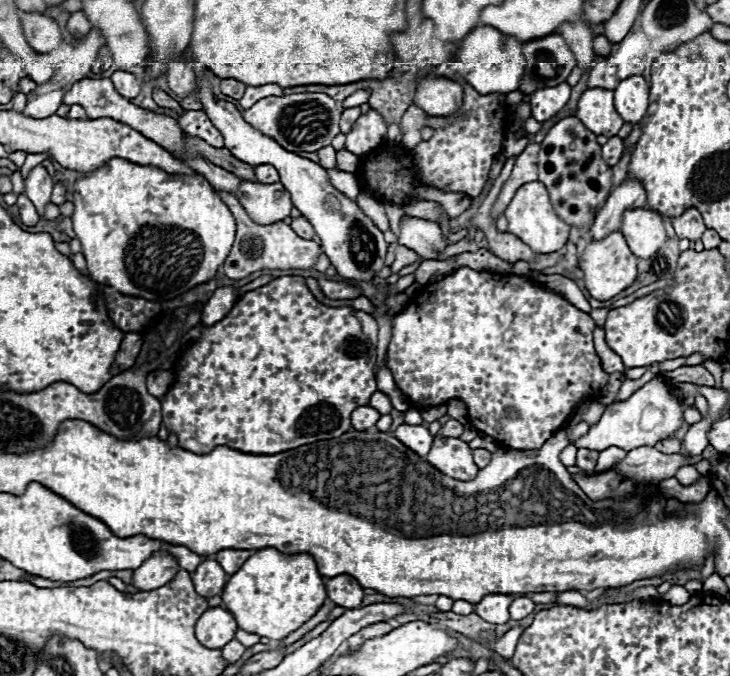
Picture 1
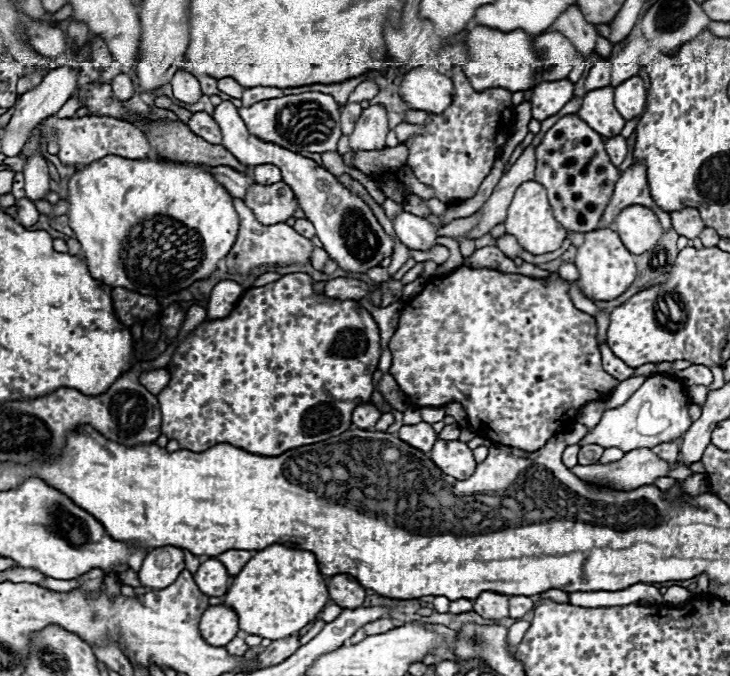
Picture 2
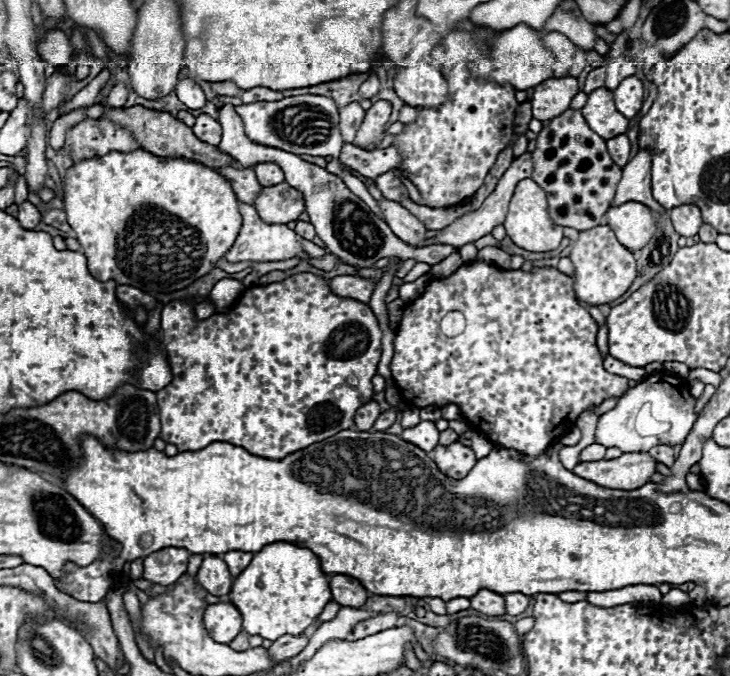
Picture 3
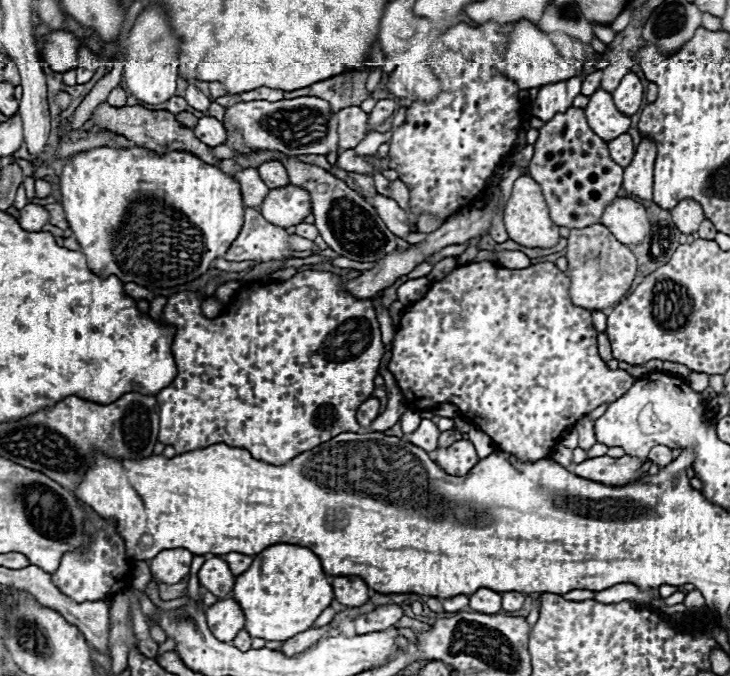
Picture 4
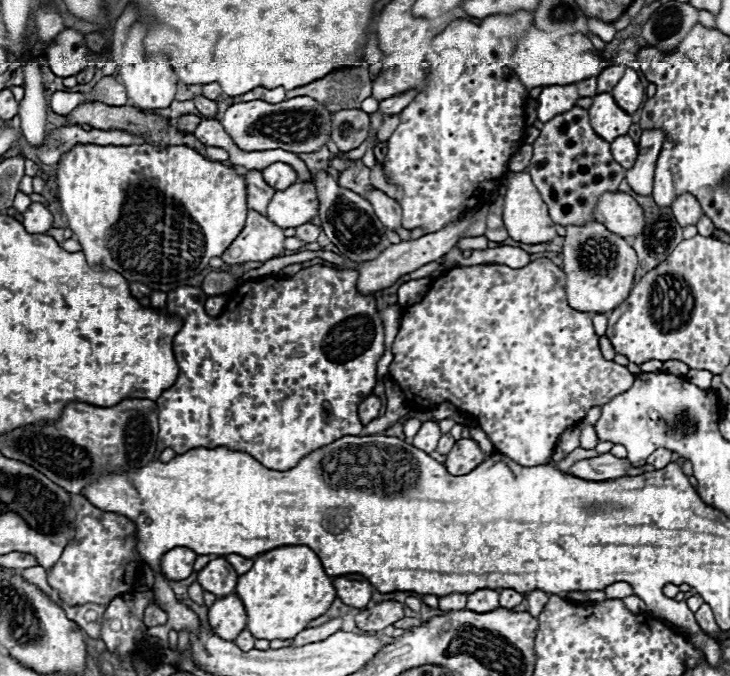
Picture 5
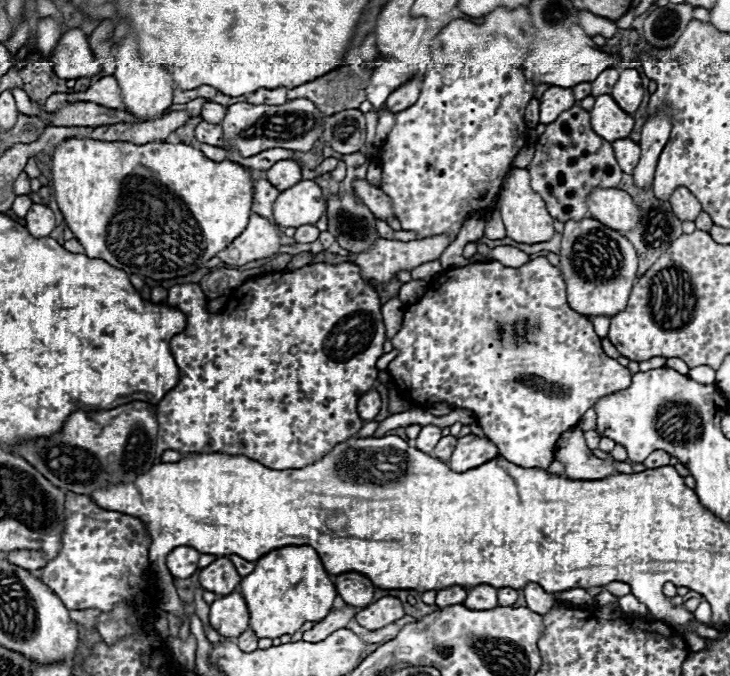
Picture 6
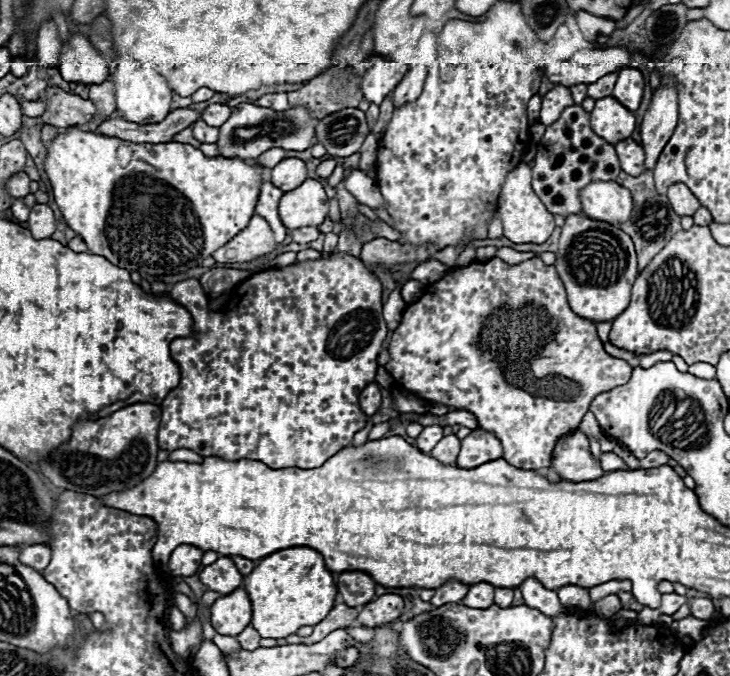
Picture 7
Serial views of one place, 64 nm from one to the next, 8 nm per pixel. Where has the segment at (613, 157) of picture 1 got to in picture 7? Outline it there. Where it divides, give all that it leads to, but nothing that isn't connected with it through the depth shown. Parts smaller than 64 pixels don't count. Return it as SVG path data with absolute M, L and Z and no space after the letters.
M622 140L622 144L616 144L616 152L620 158L620 166L630 176L640 176L644 168L644 150L634 140Z

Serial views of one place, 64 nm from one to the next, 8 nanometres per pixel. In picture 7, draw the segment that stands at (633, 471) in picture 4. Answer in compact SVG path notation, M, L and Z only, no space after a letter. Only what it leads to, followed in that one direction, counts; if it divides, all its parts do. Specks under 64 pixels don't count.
M572 432L558 440L550 466L562 480L586 482L604 474L600 462L590 454L588 438L582 432Z

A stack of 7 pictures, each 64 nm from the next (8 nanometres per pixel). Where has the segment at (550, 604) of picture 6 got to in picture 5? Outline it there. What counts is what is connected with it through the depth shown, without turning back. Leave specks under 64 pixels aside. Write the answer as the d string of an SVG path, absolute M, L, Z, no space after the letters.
M530 590L528 594L528 604L530 604L530 608L528 608L528 612L532 614L532 616L538 616L542 610L544 610L544 606L546 606L546 602L548 602L548 594L546 592L542 592L542 590Z

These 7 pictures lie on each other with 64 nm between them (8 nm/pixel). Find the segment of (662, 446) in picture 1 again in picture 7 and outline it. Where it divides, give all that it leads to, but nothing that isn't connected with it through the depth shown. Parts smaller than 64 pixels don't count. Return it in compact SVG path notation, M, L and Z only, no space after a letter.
M650 452L646 458L640 460L640 466L642 468L656 468L656 466L662 466L666 464L670 458L664 454L664 452Z

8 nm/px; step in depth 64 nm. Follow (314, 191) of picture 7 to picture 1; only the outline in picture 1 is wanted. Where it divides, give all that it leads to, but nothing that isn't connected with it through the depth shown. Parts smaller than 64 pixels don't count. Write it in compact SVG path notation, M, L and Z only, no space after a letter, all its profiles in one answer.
M246 180L242 182L242 188L238 188L236 198L242 202L248 216L258 224L282 222L292 210L290 194L280 182L260 184Z

